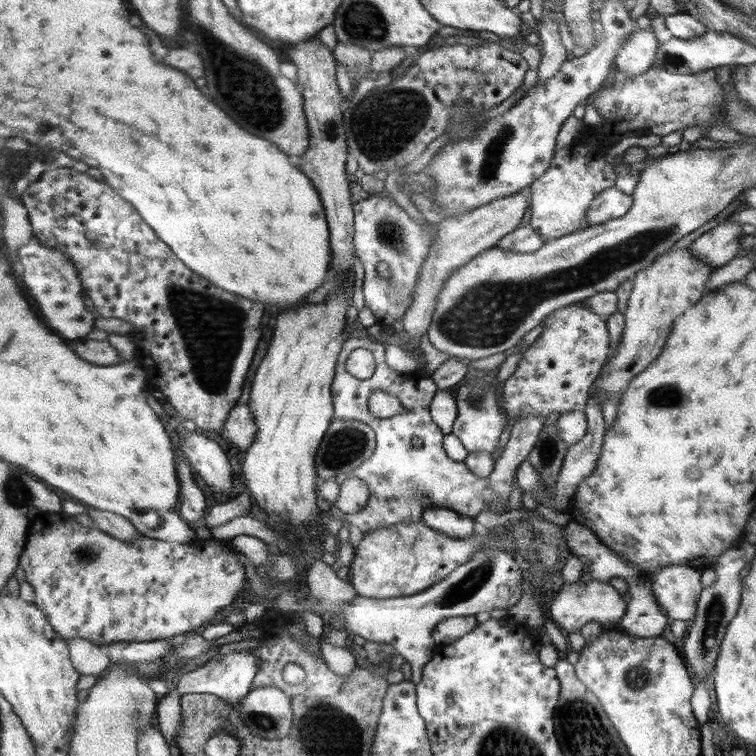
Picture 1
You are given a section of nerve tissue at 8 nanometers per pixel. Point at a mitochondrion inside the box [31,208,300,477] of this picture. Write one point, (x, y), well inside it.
(208, 322)

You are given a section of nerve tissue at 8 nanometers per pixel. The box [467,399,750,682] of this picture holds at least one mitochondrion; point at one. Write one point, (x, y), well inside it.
(716, 612)

